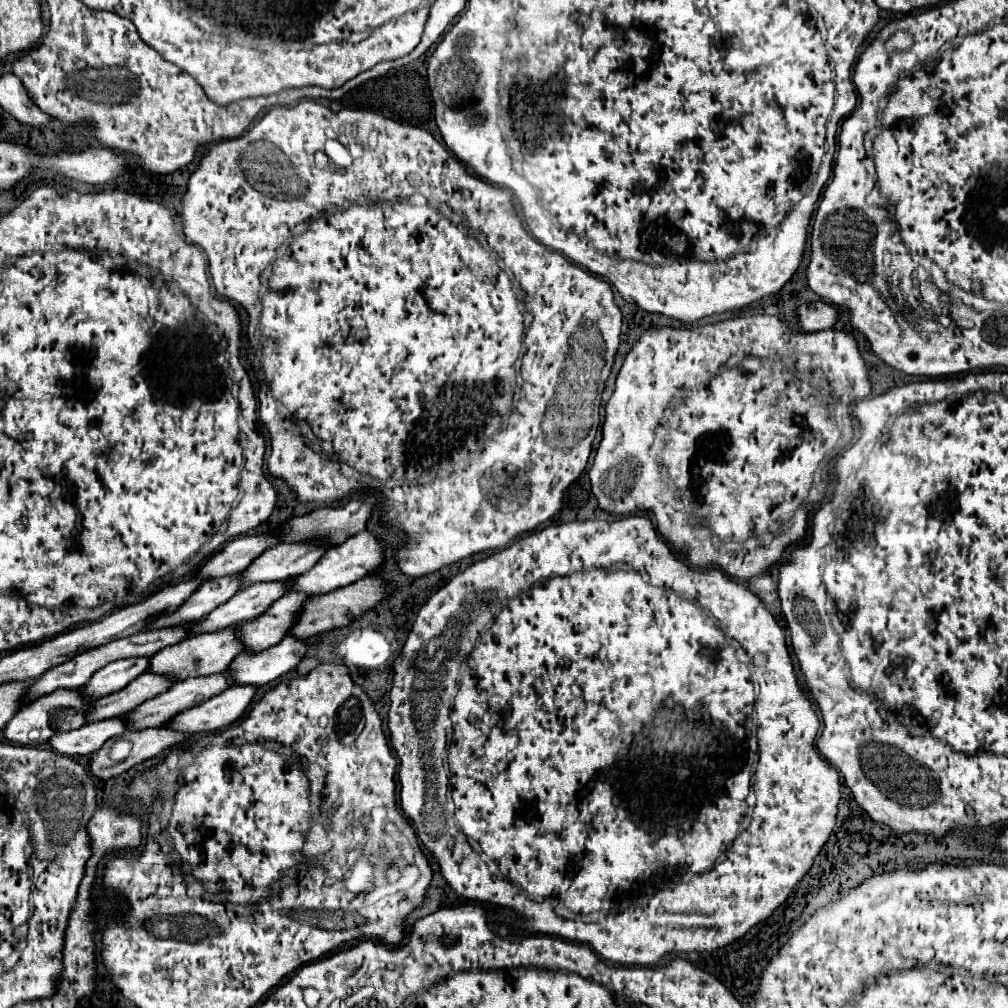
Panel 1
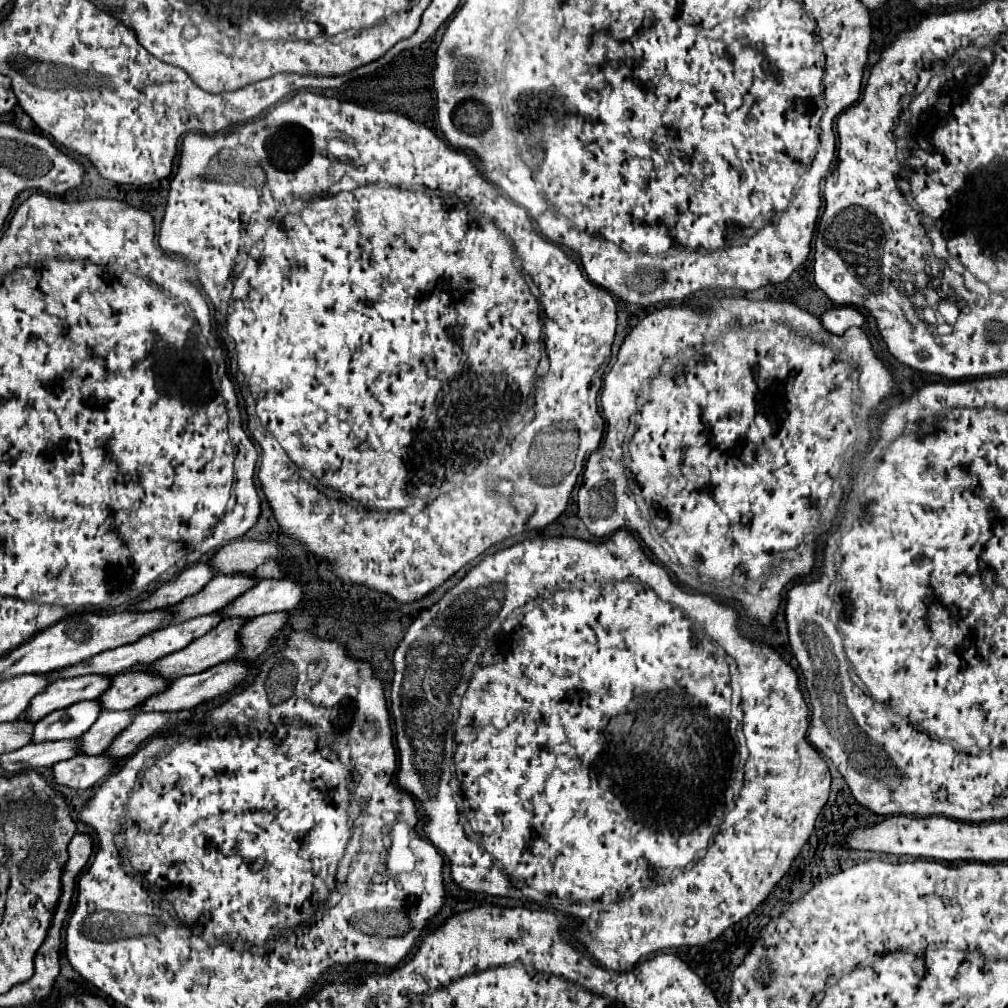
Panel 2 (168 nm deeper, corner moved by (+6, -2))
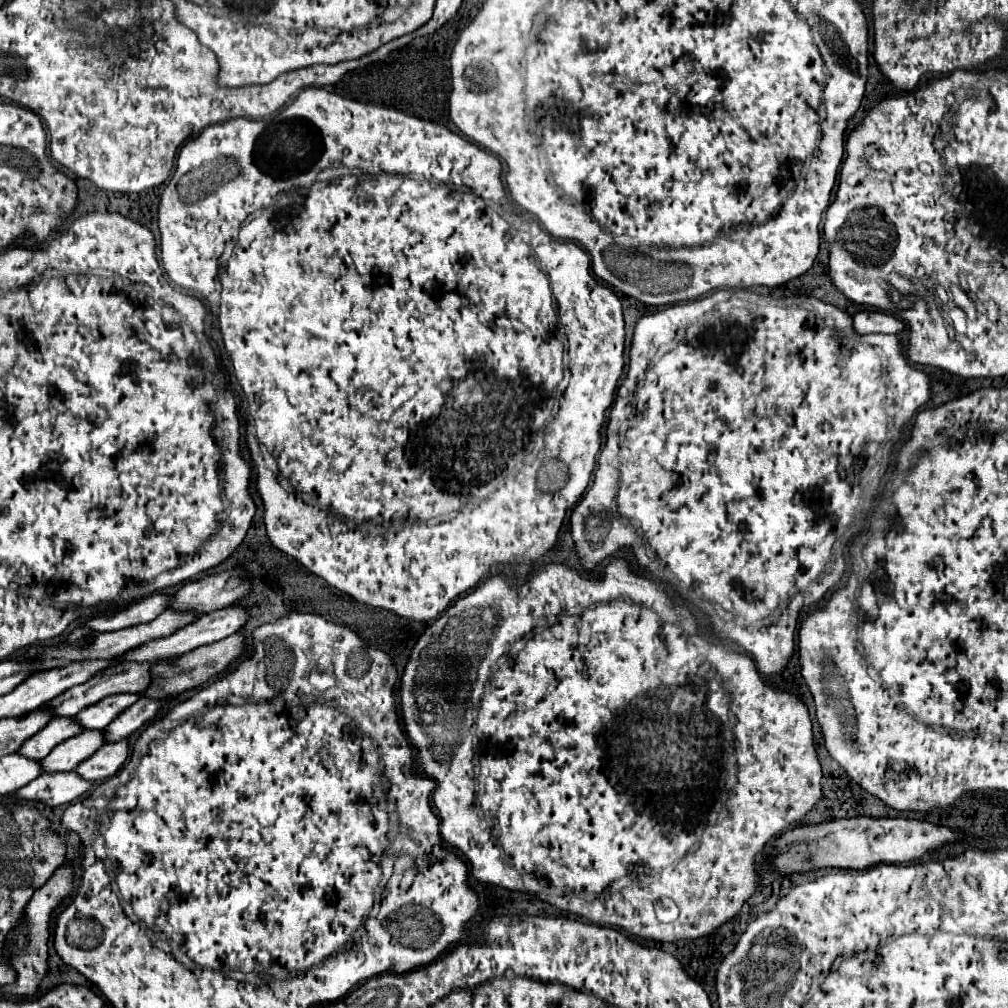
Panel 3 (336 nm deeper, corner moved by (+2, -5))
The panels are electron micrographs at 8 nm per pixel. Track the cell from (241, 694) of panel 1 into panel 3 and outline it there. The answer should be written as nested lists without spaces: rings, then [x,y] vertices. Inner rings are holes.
[[[122,739],[118,743],[106,743],[82,765],[78,765],[76,773],[88,781],[102,781],[116,775],[116,771],[124,765],[126,757],[128,757],[128,739]]]

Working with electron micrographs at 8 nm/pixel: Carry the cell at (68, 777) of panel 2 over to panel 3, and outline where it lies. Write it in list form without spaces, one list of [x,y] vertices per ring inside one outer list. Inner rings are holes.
[[[76,771],[42,773],[38,779],[18,789],[16,797],[28,801],[42,801],[50,807],[58,807],[82,797],[90,789],[92,789],[92,781],[82,779],[80,775],[76,775]]]

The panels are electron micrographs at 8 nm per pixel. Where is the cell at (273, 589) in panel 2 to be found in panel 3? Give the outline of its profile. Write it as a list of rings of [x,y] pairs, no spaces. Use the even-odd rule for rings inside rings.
[[[228,605],[228,607],[222,607],[218,611],[212,611],[210,615],[202,615],[196,623],[192,623],[190,627],[182,627],[180,631],[176,631],[174,635],[170,637],[164,637],[164,639],[156,639],[156,641],[150,641],[150,643],[144,643],[140,647],[136,647],[134,651],[128,651],[122,655],[124,661],[156,661],[156,659],[170,659],[170,657],[178,657],[178,655],[184,655],[196,647],[202,647],[202,645],[210,645],[214,641],[220,641],[236,631],[240,631],[250,619],[250,609],[244,607],[244,605]]]

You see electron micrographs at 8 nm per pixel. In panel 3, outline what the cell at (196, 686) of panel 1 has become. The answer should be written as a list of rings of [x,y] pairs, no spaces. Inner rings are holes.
[[[82,731],[80,735],[54,747],[54,751],[42,759],[42,765],[46,771],[74,771],[104,743],[106,741],[102,739],[102,731]]]

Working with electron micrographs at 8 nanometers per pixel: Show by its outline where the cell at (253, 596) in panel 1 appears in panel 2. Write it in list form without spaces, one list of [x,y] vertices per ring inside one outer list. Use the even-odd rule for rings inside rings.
[[[214,612],[210,616],[200,616],[200,618],[194,618],[194,620],[188,620],[186,624],[170,624],[166,628],[160,628],[160,630],[154,630],[146,636],[142,636],[140,640],[132,642],[132,644],[124,644],[120,648],[112,648],[112,650],[106,650],[106,652],[100,652],[88,660],[82,660],[78,664],[72,664],[72,666],[66,666],[66,668],[60,668],[60,670],[54,670],[50,672],[50,682],[54,680],[62,680],[62,678],[76,678],[76,676],[88,676],[88,674],[108,674],[108,676],[116,676],[120,672],[126,672],[126,668],[132,668],[134,664],[146,664],[146,660],[158,660],[158,656],[168,656],[170,652],[178,652],[182,648],[186,648],[186,644],[190,644],[190,640],[210,632],[210,628],[218,626],[218,622],[222,620],[220,612]]]

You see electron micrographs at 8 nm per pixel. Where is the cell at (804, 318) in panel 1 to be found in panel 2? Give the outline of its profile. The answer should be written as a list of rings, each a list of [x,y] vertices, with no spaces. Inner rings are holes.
[[[834,306],[826,310],[820,318],[824,328],[830,330],[832,334],[844,334],[852,326],[862,328],[866,324],[866,316],[852,306]]]

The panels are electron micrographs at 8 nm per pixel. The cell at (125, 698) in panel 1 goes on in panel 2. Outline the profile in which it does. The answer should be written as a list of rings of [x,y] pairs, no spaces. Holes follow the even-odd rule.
[[[82,700],[64,710],[52,712],[34,726],[32,744],[78,738],[96,722],[100,714],[102,706],[96,700]]]

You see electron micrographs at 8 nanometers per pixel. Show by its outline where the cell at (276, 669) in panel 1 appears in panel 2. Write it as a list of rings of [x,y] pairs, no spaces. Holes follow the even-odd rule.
[[[230,660],[230,662],[222,662],[222,664],[218,664],[218,666],[212,666],[210,670],[204,670],[204,672],[200,672],[200,674],[182,676],[182,678],[174,680],[170,686],[166,686],[166,690],[148,696],[148,698],[140,704],[140,710],[142,710],[142,712],[178,712],[178,710],[194,708],[194,706],[198,706],[198,704],[204,702],[204,700],[212,700],[212,698],[216,698],[216,696],[220,696],[220,694],[230,692],[238,682],[242,682],[242,680],[246,678],[246,672],[248,672],[248,664]]]

